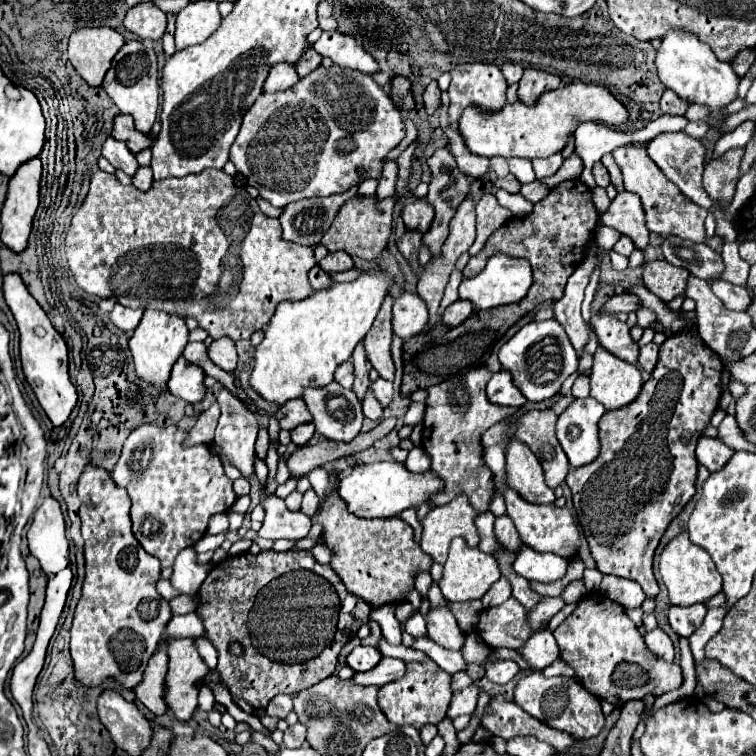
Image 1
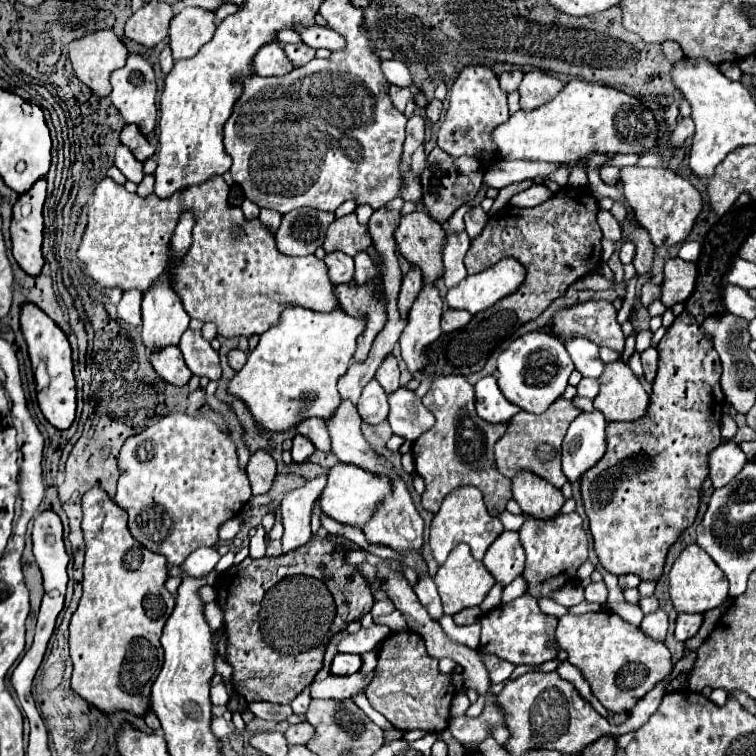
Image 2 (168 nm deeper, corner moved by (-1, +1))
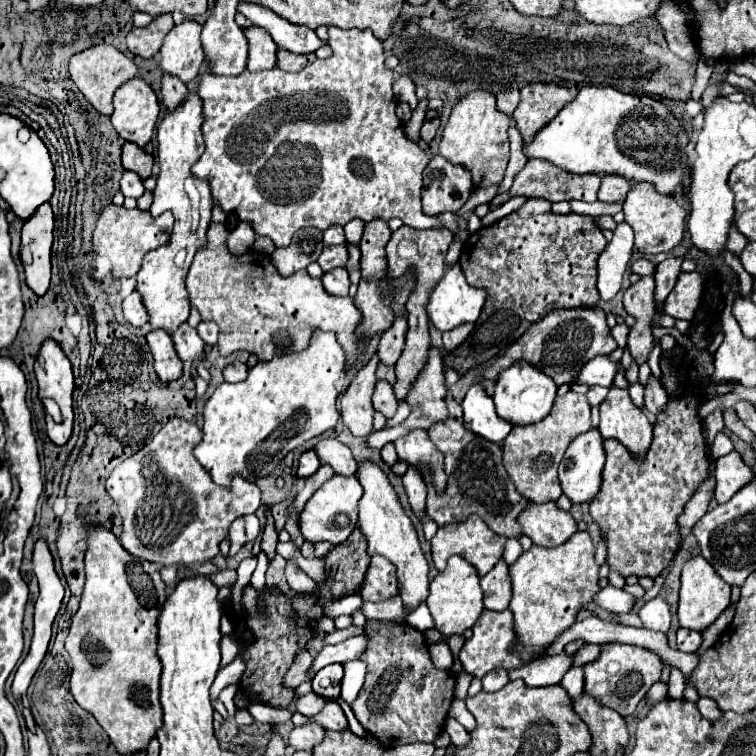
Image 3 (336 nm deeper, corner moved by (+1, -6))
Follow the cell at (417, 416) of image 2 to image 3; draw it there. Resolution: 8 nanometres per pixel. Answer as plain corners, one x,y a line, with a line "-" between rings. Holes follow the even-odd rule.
411,431
407,437
395,441
395,449
401,461
409,463
415,469
429,469
431,471
431,483
437,493
445,491
447,475
443,471
443,455
441,451
431,443
427,433

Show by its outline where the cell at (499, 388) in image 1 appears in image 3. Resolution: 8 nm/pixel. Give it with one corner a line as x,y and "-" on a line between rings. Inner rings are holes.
479,383
469,387
461,407
463,407
463,425
467,431
497,445
509,435
511,425
507,425
507,421
497,417
491,397

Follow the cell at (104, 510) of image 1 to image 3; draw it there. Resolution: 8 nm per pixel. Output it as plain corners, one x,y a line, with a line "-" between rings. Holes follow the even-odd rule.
87,527
87,531
89,531
89,547
87,547
87,553
85,553
87,581
85,581
85,587
83,587
83,597
81,597
79,611
71,619
71,629
69,629
69,635
67,635
67,641
65,641
65,649
69,653
69,669
71,669
71,695
75,697
75,701
83,709
87,709
97,719
97,723
103,727
103,731
109,735
111,743
115,745
115,749
121,755
133,755
133,753
145,751
149,747
151,739
155,737
155,733
157,733
157,729
161,727
161,721
163,721
163,709
161,709
161,701
159,701
161,665
159,665
159,659
155,657
155,645
157,645
157,617
159,617
159,613
163,609
163,603
167,599
165,583
159,577
159,567
157,565
151,565
147,561
139,561
137,557
131,557
131,553
127,553
121,547
119,539
111,531
107,531
105,527

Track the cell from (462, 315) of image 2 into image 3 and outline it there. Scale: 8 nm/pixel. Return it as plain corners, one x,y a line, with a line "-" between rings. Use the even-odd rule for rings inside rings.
467,323
467,325
459,325
459,329
453,329
451,333
443,333
445,351
455,351
467,339
471,329
473,329
473,323

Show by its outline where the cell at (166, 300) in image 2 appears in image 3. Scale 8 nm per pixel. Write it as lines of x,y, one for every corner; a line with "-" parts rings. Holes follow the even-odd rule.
189,93
189,99
175,111
167,113
157,129
159,141
159,167
161,173
157,177
157,187
153,191
153,205
149,209
151,217
157,217
165,209
169,209
175,217
175,225
171,237
159,249
149,251
143,257
143,265
137,273
137,291
143,295
145,307
151,315
151,329
177,329
189,317
189,293
185,289
185,277
193,263
195,253
207,245
207,229
211,223
211,189
207,189
205,181
191,177
191,165
199,161
205,151
203,135
203,111
201,101
195,93

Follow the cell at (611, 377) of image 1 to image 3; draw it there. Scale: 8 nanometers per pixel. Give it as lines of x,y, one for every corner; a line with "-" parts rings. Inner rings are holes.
611,387
607,399
601,403
599,433
603,439
617,439
637,459
649,451
653,427
645,413
631,403
627,389

